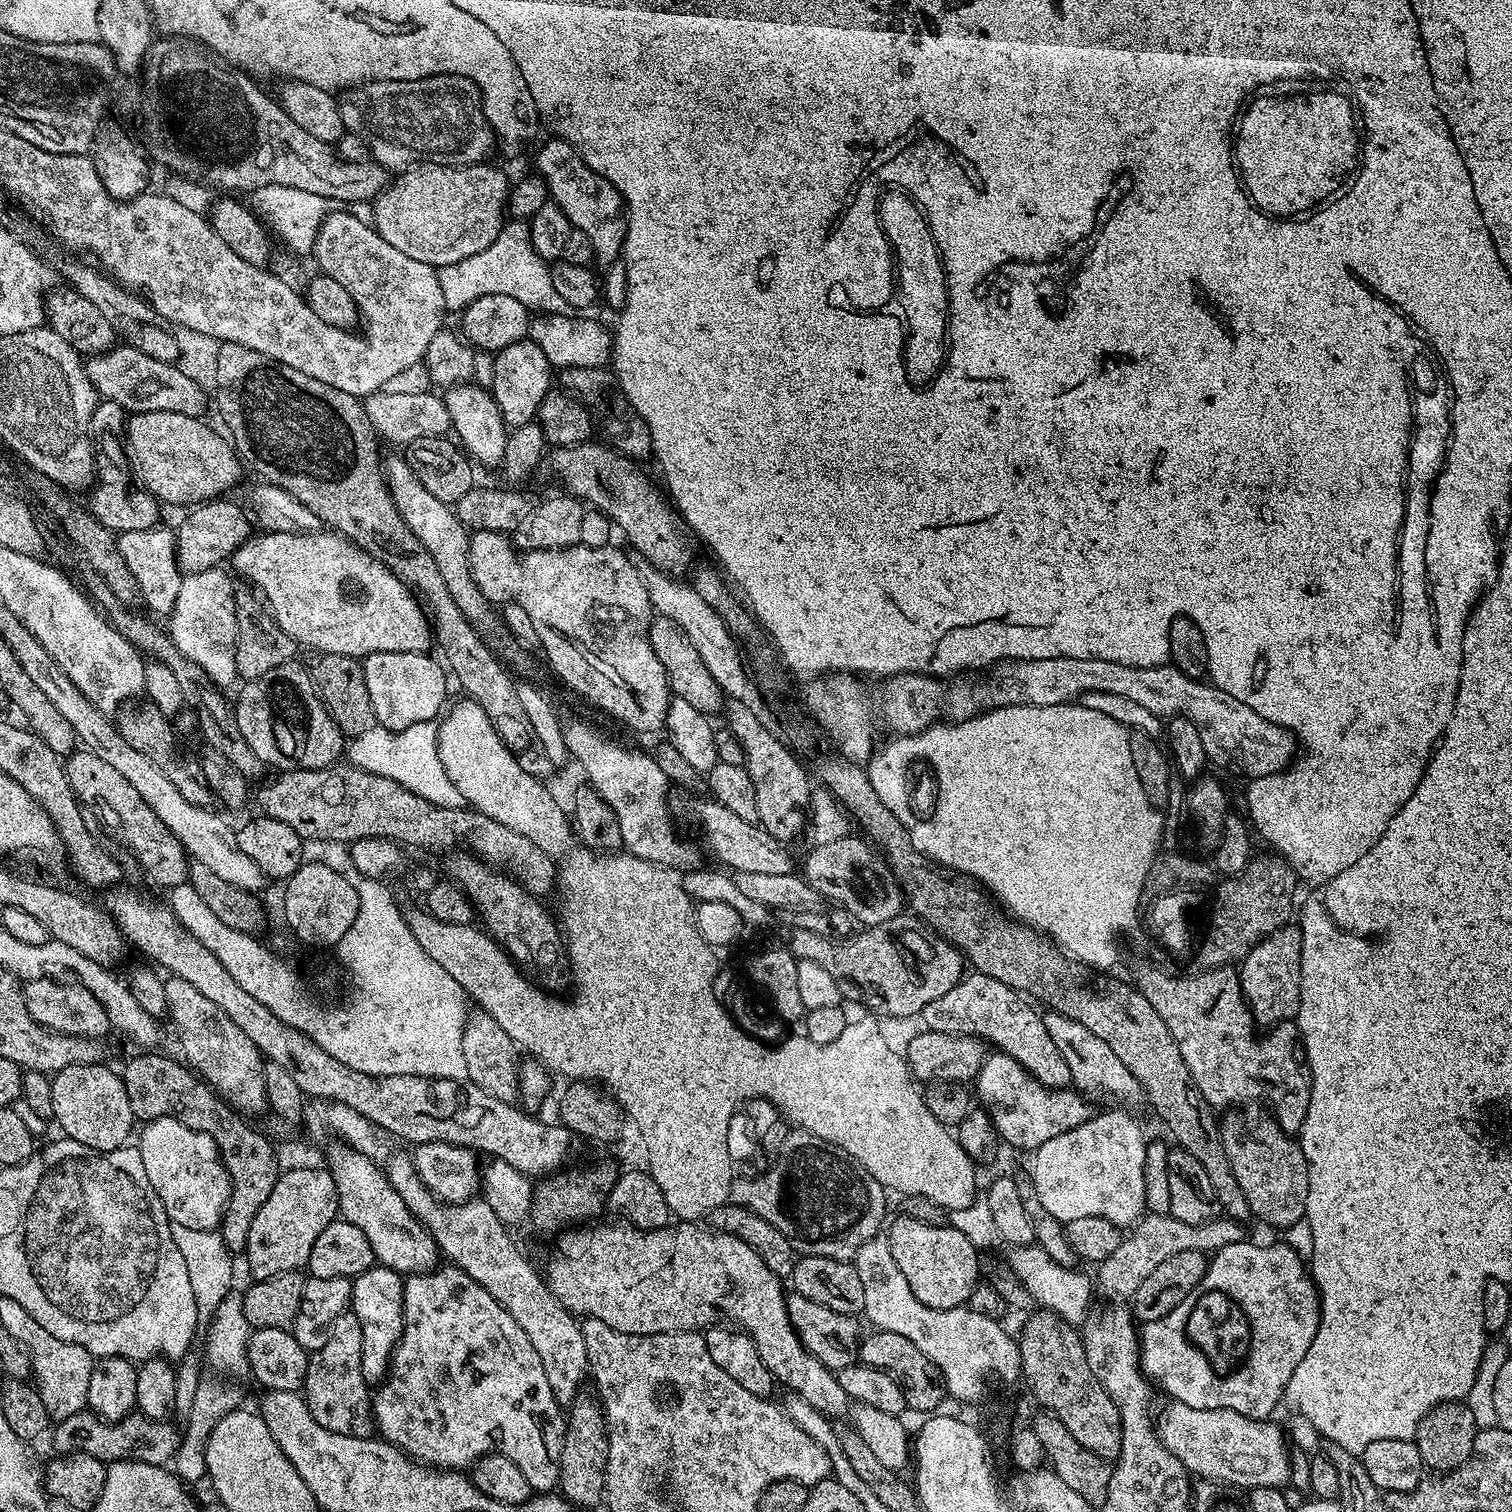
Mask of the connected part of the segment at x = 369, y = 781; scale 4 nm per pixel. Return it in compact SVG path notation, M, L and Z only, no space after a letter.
M337 762L329 768L293 768L273 776L276 777L269 784L264 784L260 788L259 811L270 818L278 818L278 822L286 822L290 830L299 834L301 841L330 839L353 842L380 837L404 846L409 844L412 848L425 848L428 852L444 852L443 854L467 845L488 867L511 876L531 896L544 898L548 891L553 891L554 881L558 875L557 861L538 846L534 846L530 838L522 838L522 834L510 830L510 826L502 826L502 822L494 822L494 818L486 818L486 814L469 810L464 806L434 806L424 798L418 798L418 794L406 790L398 782L385 776L375 776L347 762Z

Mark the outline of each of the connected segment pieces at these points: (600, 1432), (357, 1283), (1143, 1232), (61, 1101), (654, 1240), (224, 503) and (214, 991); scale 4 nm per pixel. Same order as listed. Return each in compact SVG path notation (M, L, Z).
M581 1390L566 1408L566 1423L560 1451L559 1495L582 1510L601 1503L606 1478L608 1432L604 1428L604 1409L591 1391Z
M373 1266L352 1280L350 1311L362 1326L362 1374L369 1386L376 1386L387 1377L396 1344L404 1333L405 1277L392 1268Z
M1171 1214L1164 1216L1145 1215L1135 1225L1132 1236L1125 1235L1121 1239L1118 1250L1110 1254L1110 1258L1099 1261L1097 1272L1094 1272L1094 1284L1104 1296L1116 1300L1112 1302L1126 1302L1136 1293L1138 1286L1142 1286L1153 1270L1166 1262L1166 1258L1174 1258L1174 1254L1183 1252L1203 1252L1211 1254L1222 1246L1230 1246L1234 1242L1245 1239L1245 1225L1239 1220L1227 1218L1213 1218L1205 1224L1191 1224L1190 1222L1178 1222Z
M107 1063L98 1064L75 1064L66 1066L61 1072L51 1077L54 1120L60 1123L60 1128L65 1137L78 1142L82 1148L93 1148L99 1152L112 1152L115 1148L125 1147L129 1143L128 1135L132 1132L134 1117L130 1098L126 1094L123 1075L112 1068L107 1068Z
M615 1222L616 1224L600 1224L597 1228L586 1228L590 1226L580 1226L575 1230L568 1230L563 1233L564 1252L560 1252L557 1256L552 1256L548 1260L548 1272L546 1271L546 1279L548 1289L554 1294L554 1298L558 1298L558 1302L562 1302L562 1306L568 1312L577 1318L587 1318L597 1320L598 1322L606 1322L606 1326L610 1326L614 1330L622 1330L622 1334L638 1334L639 1336L649 1336L650 1334L670 1334L671 1332L694 1332L697 1330L707 1330L713 1326L719 1325L721 1322L727 1322L729 1325L735 1326L739 1331L745 1332L753 1342L756 1343L758 1354L762 1358L762 1362L770 1370L773 1381L785 1384L799 1399L805 1400L810 1406L814 1406L814 1410L818 1410L824 1416L835 1418L835 1416L847 1417L850 1412L850 1401L846 1390L842 1390L842 1386L838 1386L838 1378L833 1369L828 1368L822 1362L818 1362L818 1358L814 1358L814 1354L810 1354L805 1348L804 1343L798 1338L798 1334L794 1330L794 1326L790 1322L790 1314L788 1313L788 1297L786 1288L783 1288L781 1277L774 1274L774 1270L770 1270L770 1266L766 1266L766 1262L762 1262L760 1255L750 1246L746 1246L746 1242L742 1242L742 1238L734 1238L725 1232L709 1230L707 1227L697 1226L692 1222L676 1222L671 1226L663 1228L635 1228L627 1222Z
M217 498L195 505L189 511L192 513L181 522L180 529L175 529L176 560L180 564L181 573L201 572L207 568L223 565L236 551L238 545L248 539L249 513L228 499L232 498Z
M119 888L107 893L106 908L124 933L125 941L137 944L153 960L153 965L159 966L165 973L186 978L190 986L195 986L204 997L210 998L210 1002L214 1002L214 1006L218 1006L222 1014L227 1014L247 1034L250 1042L258 1046L267 1063L282 1066L293 1076L298 1090L302 1090L305 1097L336 1100L350 1106L350 1110L358 1110L362 1118L370 1118L370 1122L386 1130L389 1137L409 1140L409 1145L442 1142L471 1148L480 1154L485 1152L485 1157L510 1162L514 1170L525 1172L530 1178L559 1173L568 1164L566 1162L574 1143L569 1128L559 1122L543 1124L523 1107L502 1102L494 1098L494 1094L486 1094L486 1090L477 1084L430 1080L427 1076L410 1074L371 1076L362 1074L362 1070L353 1070L346 1066L346 1062L338 1062L338 1058L330 1058L318 1042L282 1022L278 1014L273 1014L267 1006L258 1002L258 998L238 986L226 966L214 958L213 952L206 950L194 934L184 929L167 903L159 904L148 896L140 896L136 888Z

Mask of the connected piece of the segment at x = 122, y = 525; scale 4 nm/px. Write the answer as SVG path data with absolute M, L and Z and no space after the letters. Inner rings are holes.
M101 399L97 405L92 419L92 431L99 438L100 453L97 455L97 475L94 485L89 491L90 498L86 501L89 512L98 518L107 529L114 534L133 532L134 530L146 530L157 527L160 514L159 501L140 496L141 489L133 488L129 478L132 478L132 467L129 455L125 447L114 442L112 434L120 435L125 431L128 413L118 402Z

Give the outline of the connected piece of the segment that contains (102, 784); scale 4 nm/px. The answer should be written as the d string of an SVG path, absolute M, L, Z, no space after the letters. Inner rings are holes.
M76 750L67 757L66 771L76 799L85 809L93 808L96 811L97 818L136 855L154 883L161 884L164 890L188 883L188 851L178 838L174 838L162 818L158 818L158 814L154 814L154 810L150 810L150 806L142 802L142 794L138 794L138 790L134 790L134 786L130 786L130 782L126 782L126 778L122 778L118 770L112 769L104 759L98 758L98 754Z

